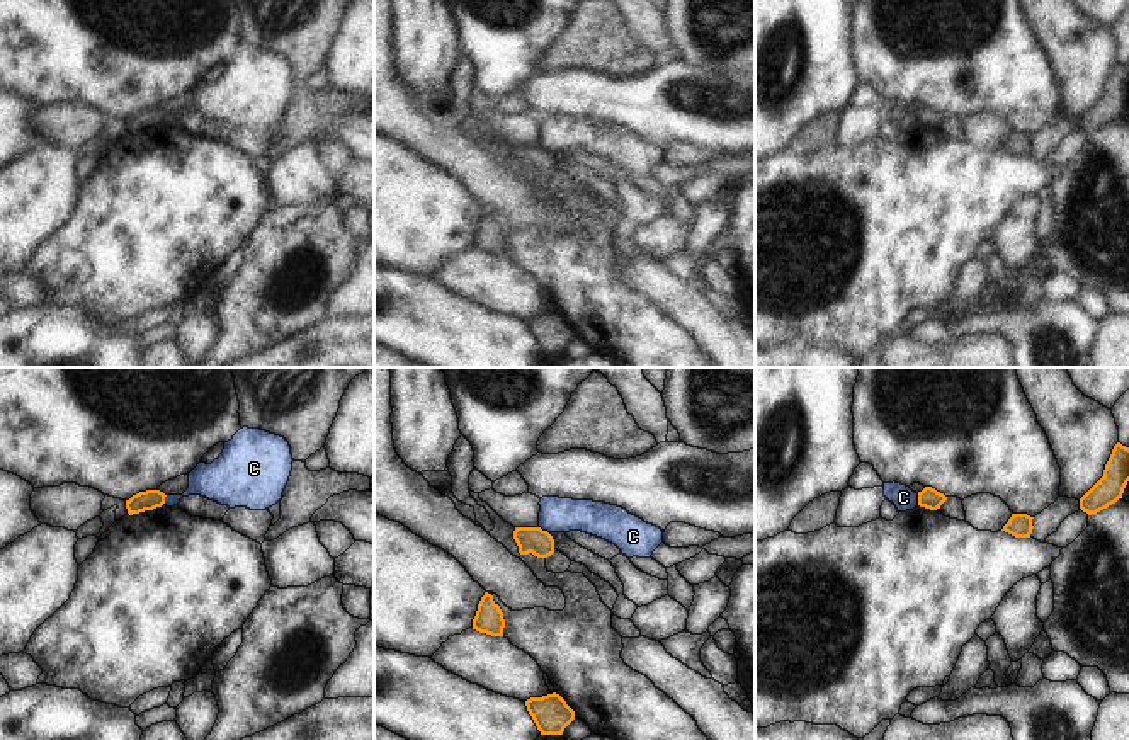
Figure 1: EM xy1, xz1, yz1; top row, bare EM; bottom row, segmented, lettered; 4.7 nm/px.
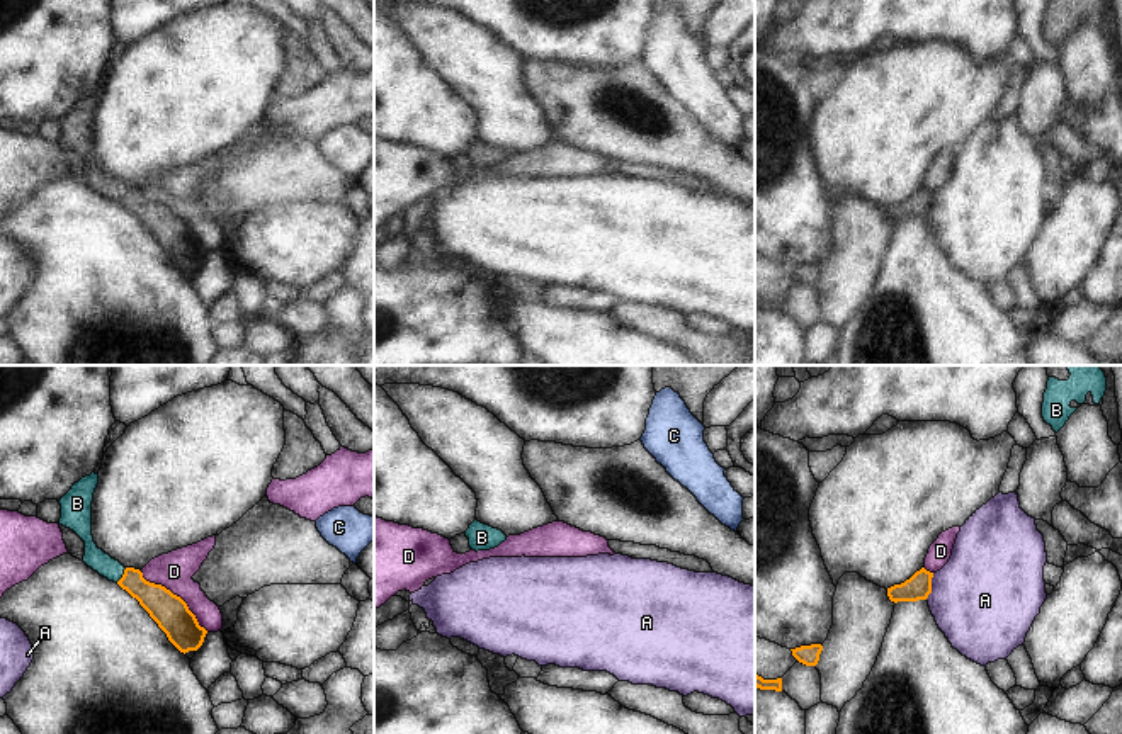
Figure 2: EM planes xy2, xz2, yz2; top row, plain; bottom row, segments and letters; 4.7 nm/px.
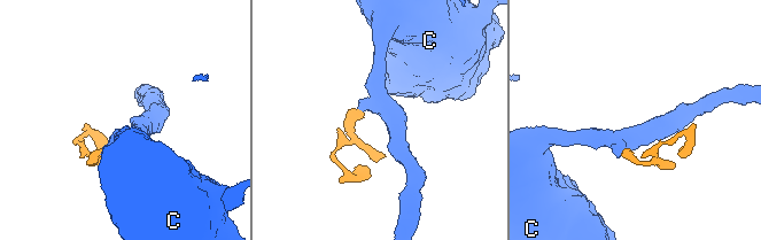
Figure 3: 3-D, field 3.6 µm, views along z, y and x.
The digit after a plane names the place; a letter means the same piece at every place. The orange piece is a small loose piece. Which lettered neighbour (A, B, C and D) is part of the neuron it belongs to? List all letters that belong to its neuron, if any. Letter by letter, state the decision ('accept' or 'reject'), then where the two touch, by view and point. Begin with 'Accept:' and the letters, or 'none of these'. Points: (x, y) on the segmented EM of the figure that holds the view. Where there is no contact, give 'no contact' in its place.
Accept: B
A: reject; meets orange in yz2 at (930, 587)
B: accept; meets orange in xy2 at (123, 575)
C: reject; meets orange in yz1 at (919, 499)
D: reject; meets orange in xy2 at (175, 595)

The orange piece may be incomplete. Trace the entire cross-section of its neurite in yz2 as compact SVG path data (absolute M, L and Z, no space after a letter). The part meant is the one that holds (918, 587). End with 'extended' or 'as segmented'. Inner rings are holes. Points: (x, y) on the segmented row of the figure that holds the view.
M921 567L904 583L887 588L887 596L894 603L926 600L932 593L932 578L933 573Z; as segmented

